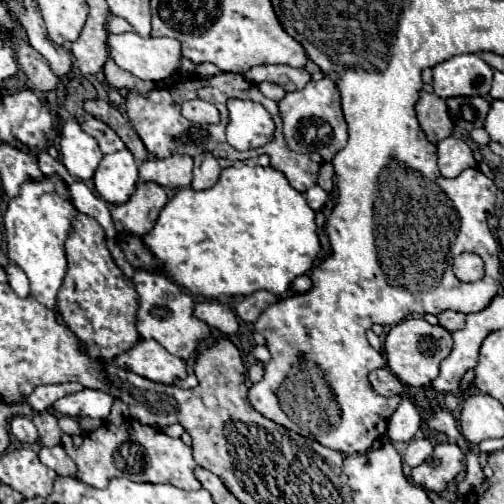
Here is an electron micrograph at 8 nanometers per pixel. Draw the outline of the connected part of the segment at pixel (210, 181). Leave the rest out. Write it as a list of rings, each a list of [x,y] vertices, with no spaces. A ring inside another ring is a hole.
[[[204,152],[204,154],[198,154],[194,156],[194,180],[192,180],[192,188],[194,190],[208,190],[212,188],[218,178],[220,178],[220,166],[218,166],[218,160]]]

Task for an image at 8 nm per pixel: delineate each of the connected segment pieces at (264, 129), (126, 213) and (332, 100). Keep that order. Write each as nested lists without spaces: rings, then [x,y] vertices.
[[[230,98],[226,102],[230,122],[226,126],[228,144],[236,150],[254,150],[274,140],[272,114],[254,100]]]
[[[158,184],[138,186],[128,202],[112,208],[112,218],[118,232],[132,232],[136,236],[146,236],[156,220],[160,210],[166,206],[168,194]]]
[[[324,76],[318,82],[308,82],[302,90],[290,92],[280,100],[280,112],[284,114],[284,136],[292,150],[312,152],[316,150],[324,160],[332,160],[338,150],[346,146],[348,126],[340,108],[340,92],[334,80]]]

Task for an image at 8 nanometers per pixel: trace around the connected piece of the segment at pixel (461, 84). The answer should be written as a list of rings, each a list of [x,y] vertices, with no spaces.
[[[478,54],[452,56],[450,60],[436,64],[432,72],[434,72],[432,86],[440,98],[450,98],[450,96],[484,96],[486,98],[492,84],[492,74],[494,74],[494,70]]]

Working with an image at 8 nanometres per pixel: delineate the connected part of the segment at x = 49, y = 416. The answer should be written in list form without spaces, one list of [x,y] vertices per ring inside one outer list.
[[[36,412],[34,418],[32,418],[32,422],[38,428],[42,446],[58,446],[60,444],[62,430],[58,426],[58,418],[52,412]]]

